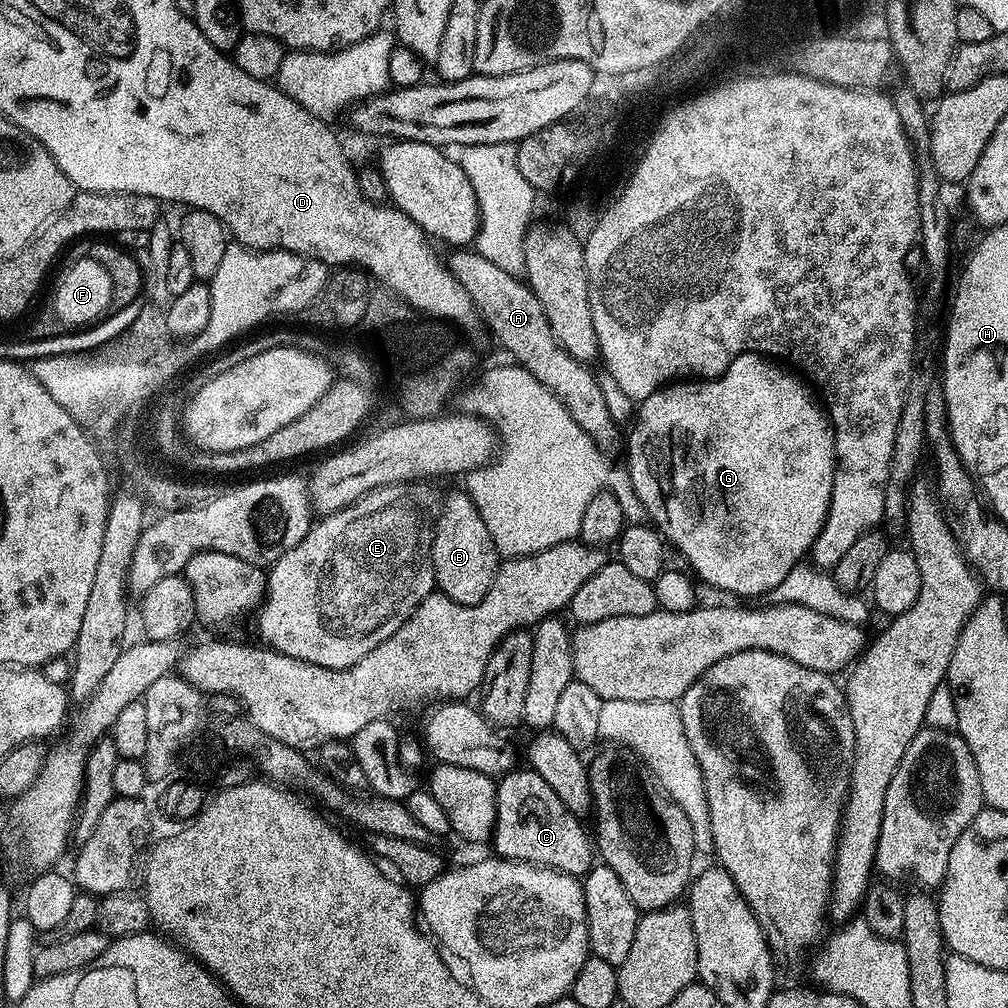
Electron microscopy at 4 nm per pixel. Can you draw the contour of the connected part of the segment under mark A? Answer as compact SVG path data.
M456 250L452 257L447 257L446 266L456 275L458 282L470 294L473 305L479 315L488 319L488 326L496 335L496 340L509 352L511 359L525 368L542 386L546 386L566 406L570 418L582 426L597 442L612 440L618 432L618 426L610 418L610 410L606 406L606 394L602 394L602 386L596 381L597 373L591 372L585 361L574 358L554 338L554 330L550 330L550 318L546 318L546 310L542 310L542 302L533 294L532 289L521 277L506 274L490 262L490 258L482 258L475 250Z

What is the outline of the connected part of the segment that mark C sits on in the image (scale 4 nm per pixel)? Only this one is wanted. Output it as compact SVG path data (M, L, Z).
M513 770L499 777L496 786L496 831L492 834L491 847L496 847L495 855L505 860L523 860L541 868L556 868L571 876L582 878L592 869L594 863L594 844L584 833L581 817L575 816L568 807L542 782L537 772Z

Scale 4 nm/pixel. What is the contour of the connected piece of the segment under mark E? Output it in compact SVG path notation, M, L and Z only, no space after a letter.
M412 482L399 484L381 484L373 492L366 493L353 504L346 505L342 510L329 512L323 518L317 519L309 528L306 538L294 546L294 550L286 550L282 558L278 558L266 572L266 587L264 599L261 600L258 611L255 613L256 624L260 627L259 639L275 652L286 654L290 658L298 658L302 662L310 662L314 666L326 666L327 668L349 668L358 663L374 646L386 642L394 630L398 630L412 616L423 600L432 595L436 588L436 575L432 569L432 534L434 525L438 519L438 513L442 507L442 496L439 496L428 482Z

